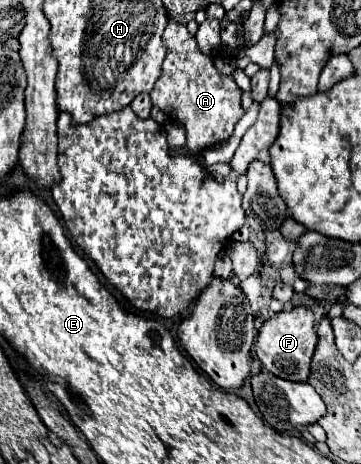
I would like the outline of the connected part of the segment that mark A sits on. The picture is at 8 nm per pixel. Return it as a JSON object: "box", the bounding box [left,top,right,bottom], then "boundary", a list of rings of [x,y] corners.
{"box":[151,21,243,153],"boundary":[[[169,21],[165,33],[163,33],[163,41],[167,47],[167,57],[163,61],[163,71],[159,81],[155,83],[153,91],[151,91],[151,101],[153,105],[157,105],[169,119],[181,123],[187,131],[187,149],[191,153],[201,153],[205,147],[213,147],[217,143],[223,143],[231,137],[237,121],[243,117],[243,107],[241,107],[241,91],[235,85],[233,77],[223,77],[215,65],[213,59],[203,55],[195,43],[195,37],[187,33],[187,27],[183,23],[177,21]]]}

